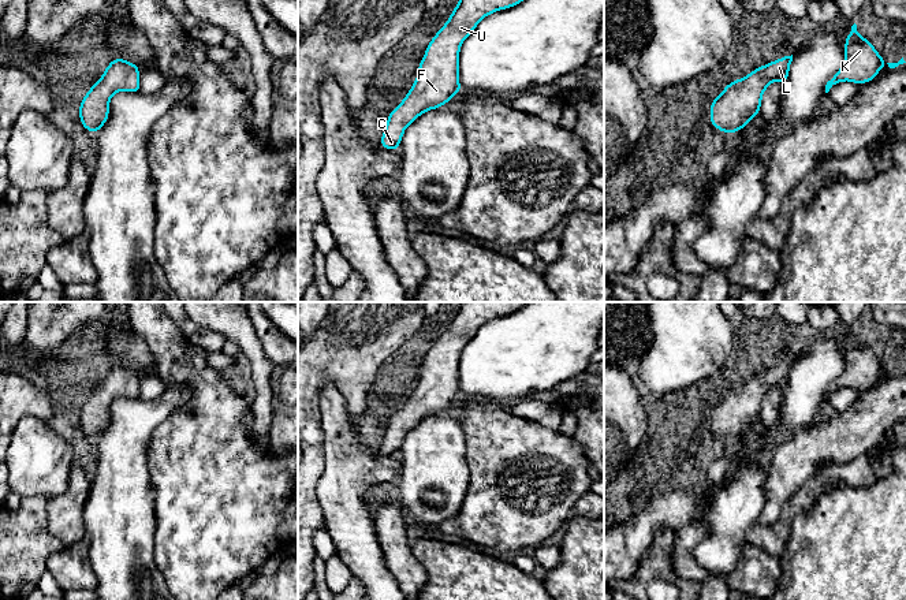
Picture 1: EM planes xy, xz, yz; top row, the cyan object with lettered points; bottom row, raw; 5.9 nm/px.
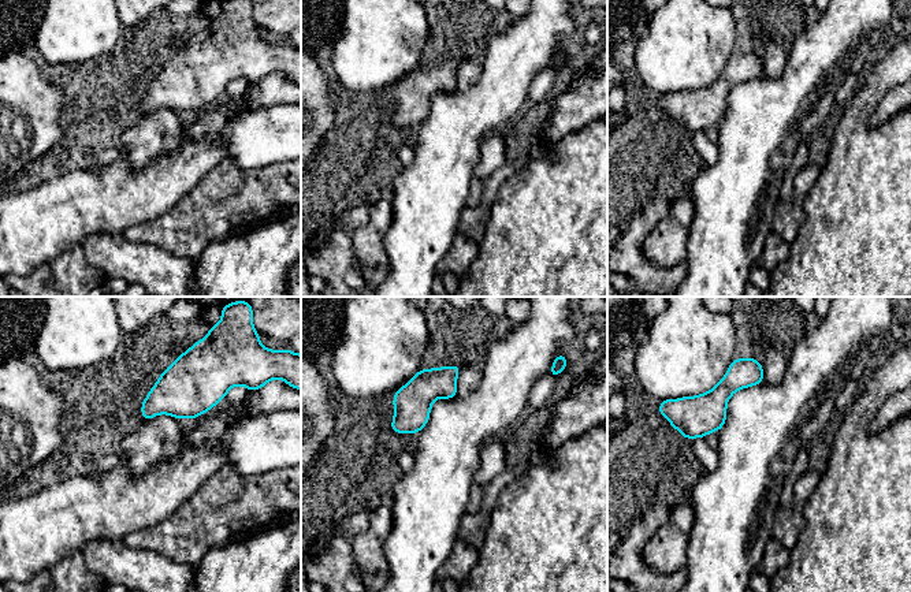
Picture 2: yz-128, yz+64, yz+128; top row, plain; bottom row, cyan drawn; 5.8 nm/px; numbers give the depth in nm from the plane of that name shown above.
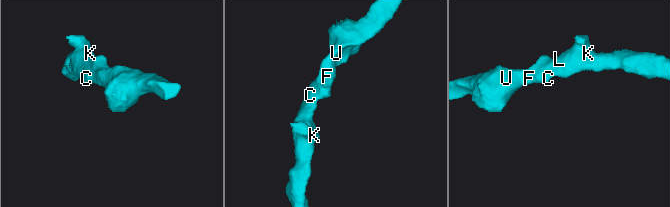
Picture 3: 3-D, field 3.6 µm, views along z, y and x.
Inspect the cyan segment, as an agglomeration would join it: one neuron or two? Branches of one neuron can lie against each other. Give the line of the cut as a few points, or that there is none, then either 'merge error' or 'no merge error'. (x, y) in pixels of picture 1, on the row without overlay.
no cut | no merge error

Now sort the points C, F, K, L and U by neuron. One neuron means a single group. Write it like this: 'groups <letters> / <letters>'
groups C F K L U

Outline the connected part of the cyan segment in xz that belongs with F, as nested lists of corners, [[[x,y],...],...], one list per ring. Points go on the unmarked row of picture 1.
[[[461,302],[450,325],[428,350],[413,394],[388,422],[380,451],[398,456],[404,435],[429,415],[441,414],[461,399],[459,357],[478,328],[495,317],[514,313],[529,302]]]

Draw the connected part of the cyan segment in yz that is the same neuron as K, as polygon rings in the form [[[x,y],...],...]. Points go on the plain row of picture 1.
[[[857,331],[851,332],[845,350],[845,368],[842,374],[825,391],[825,399],[842,387],[851,387],[855,391],[872,388],[881,373],[887,369],[875,353],[857,339]]]

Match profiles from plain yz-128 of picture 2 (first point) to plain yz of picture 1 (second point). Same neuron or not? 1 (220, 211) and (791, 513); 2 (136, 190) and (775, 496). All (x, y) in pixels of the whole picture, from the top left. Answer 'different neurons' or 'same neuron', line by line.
1: same neuron
2: same neuron

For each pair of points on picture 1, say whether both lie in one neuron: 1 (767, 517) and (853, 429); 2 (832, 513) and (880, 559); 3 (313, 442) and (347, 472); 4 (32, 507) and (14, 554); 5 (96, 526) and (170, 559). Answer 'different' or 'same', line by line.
1: same
2: same
3: different
4: same
5: different

